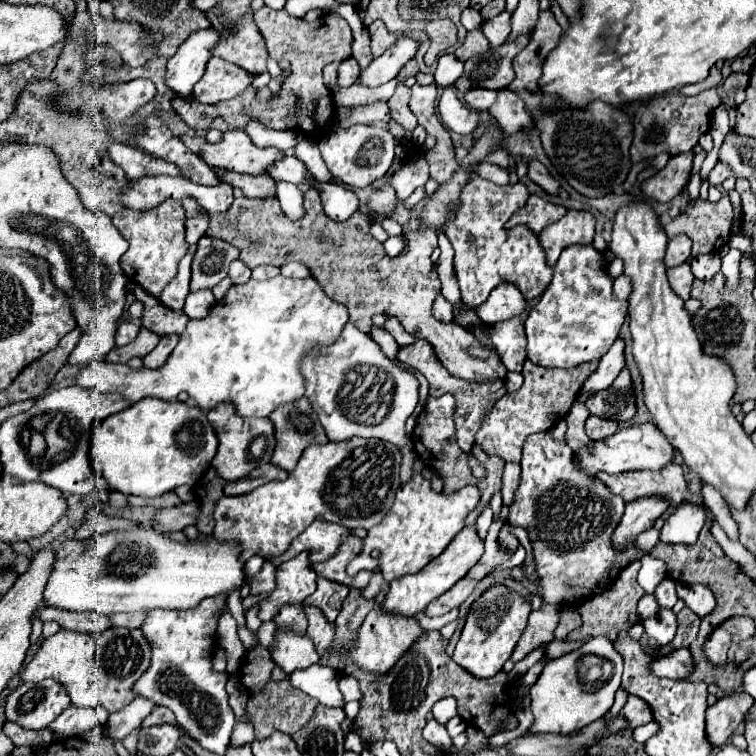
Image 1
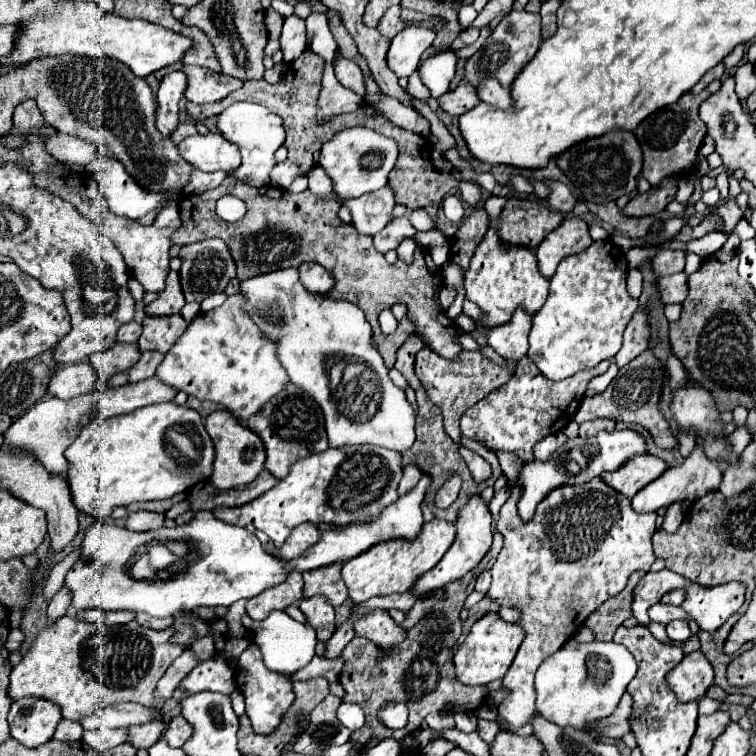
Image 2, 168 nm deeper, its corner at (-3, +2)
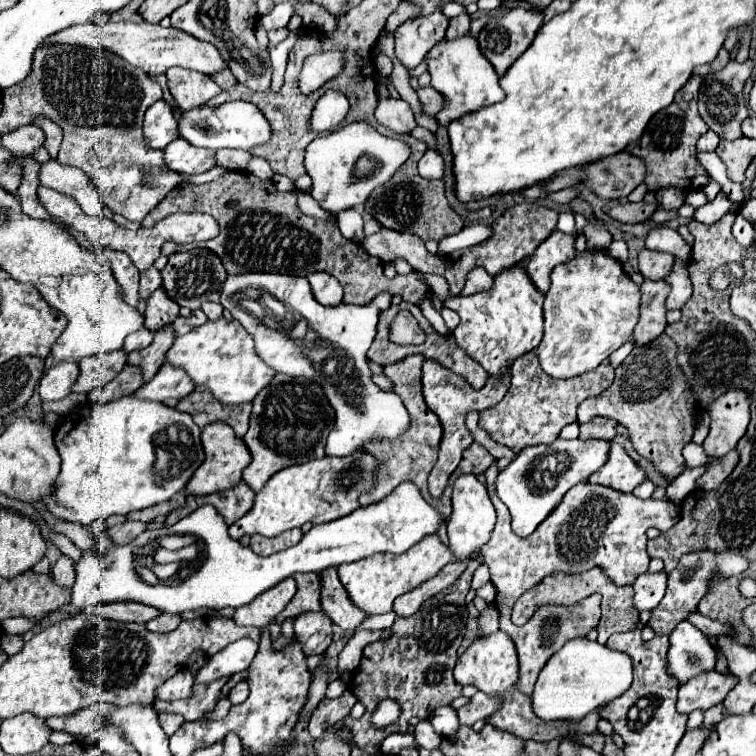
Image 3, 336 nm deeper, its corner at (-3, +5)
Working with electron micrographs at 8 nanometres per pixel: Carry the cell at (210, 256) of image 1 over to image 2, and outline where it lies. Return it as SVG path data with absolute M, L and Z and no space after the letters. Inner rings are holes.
M218 238L184 246L180 250L178 258L182 260L178 276L180 276L180 286L182 286L182 294L184 294L186 302L202 302L204 298L208 298L212 294L224 292L228 282L236 276L234 260L230 258L230 250L226 250L226 244Z

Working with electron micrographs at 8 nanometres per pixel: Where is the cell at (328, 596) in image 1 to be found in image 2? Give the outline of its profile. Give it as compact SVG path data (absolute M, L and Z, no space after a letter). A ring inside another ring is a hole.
M308 598L300 602L306 622L316 630L318 642L326 642L334 634L334 608L326 606L322 598Z

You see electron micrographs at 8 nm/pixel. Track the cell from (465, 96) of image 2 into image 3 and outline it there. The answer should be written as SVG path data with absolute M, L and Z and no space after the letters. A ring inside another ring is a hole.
M420 87L416 93L424 105L424 113L436 115L438 111L442 111L442 95L438 95L434 87Z

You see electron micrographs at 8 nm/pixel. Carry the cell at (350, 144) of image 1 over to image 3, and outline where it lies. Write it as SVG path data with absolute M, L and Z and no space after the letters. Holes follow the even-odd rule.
M366 121L350 123L324 137L314 139L306 147L306 171L312 177L310 193L322 209L334 215L342 209L360 207L366 203L374 187L380 187L398 171L398 167L408 159L408 155L410 149L402 141L378 133ZM362 159L366 159L368 171L358 173L358 161Z

